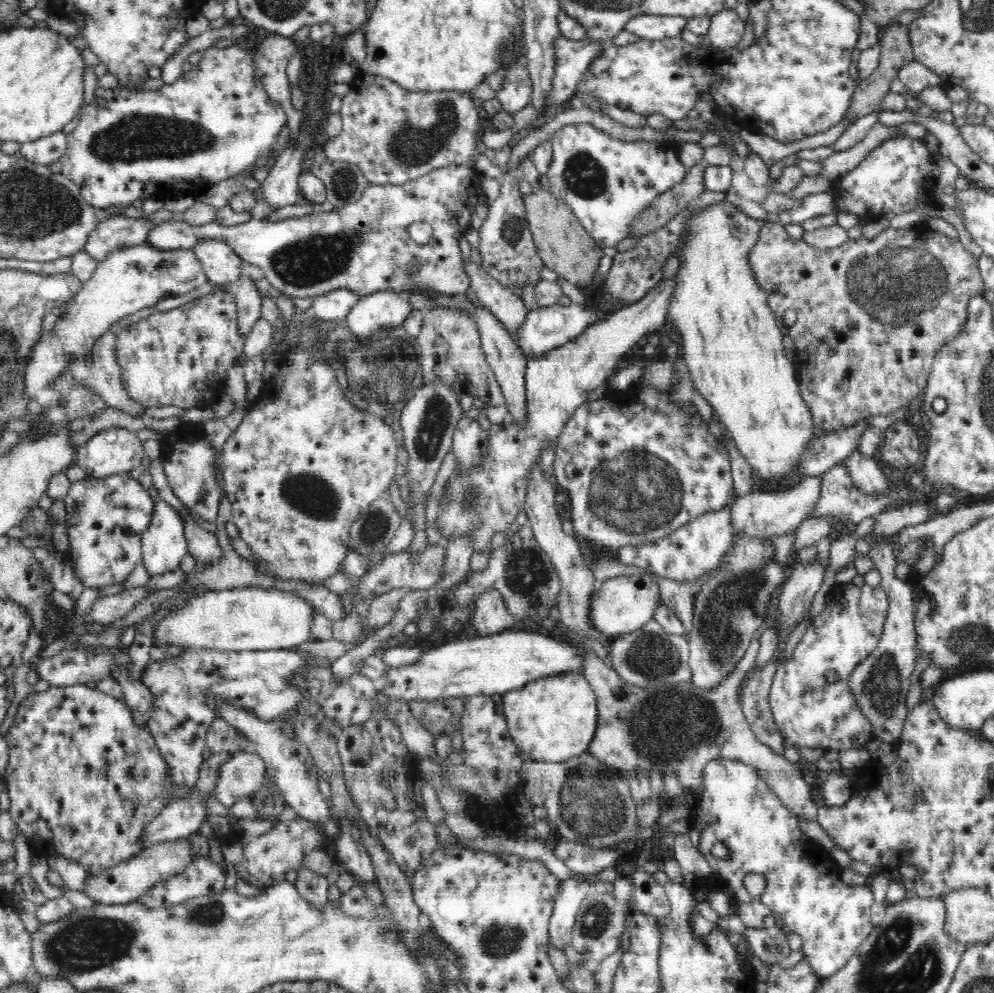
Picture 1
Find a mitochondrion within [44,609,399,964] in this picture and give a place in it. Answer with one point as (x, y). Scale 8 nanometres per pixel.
(212, 914)

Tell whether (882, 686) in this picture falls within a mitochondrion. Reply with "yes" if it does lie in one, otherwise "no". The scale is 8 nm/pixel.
yes

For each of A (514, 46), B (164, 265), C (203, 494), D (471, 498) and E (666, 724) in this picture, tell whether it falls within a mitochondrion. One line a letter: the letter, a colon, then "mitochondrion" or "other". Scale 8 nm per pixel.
A: other
B: mitochondrion
C: mitochondrion
D: mitochondrion
E: mitochondrion

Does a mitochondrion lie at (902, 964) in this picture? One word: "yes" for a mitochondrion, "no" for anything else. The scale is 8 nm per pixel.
yes

